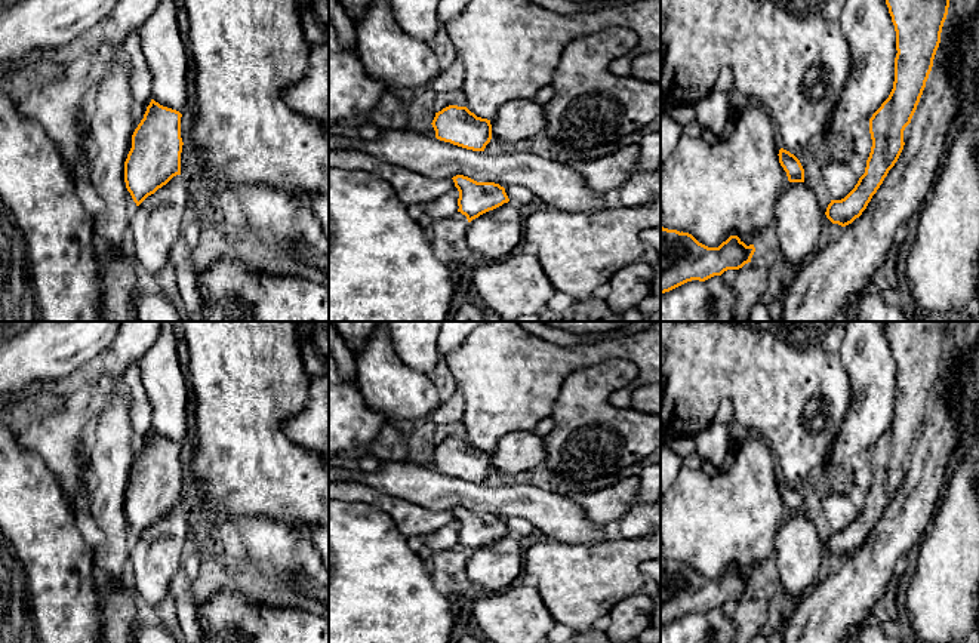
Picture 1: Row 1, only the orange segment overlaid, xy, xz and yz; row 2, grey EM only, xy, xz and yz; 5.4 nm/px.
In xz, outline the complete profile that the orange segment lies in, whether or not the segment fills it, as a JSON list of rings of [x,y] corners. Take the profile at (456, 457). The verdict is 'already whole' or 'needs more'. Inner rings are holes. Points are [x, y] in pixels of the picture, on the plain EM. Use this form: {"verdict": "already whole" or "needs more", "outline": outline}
{"verdict": "already whole", "outline": [[[449,437],[435,444],[432,452],[435,470],[453,477],[484,483],[492,471],[490,452],[477,449],[467,439]]]}

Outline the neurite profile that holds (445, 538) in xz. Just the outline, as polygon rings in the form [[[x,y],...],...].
[[[453,520],[447,526],[443,526],[437,529],[435,532],[431,532],[427,535],[427,545],[432,553],[438,553],[443,550],[452,550],[458,544],[458,530],[459,523],[458,520]]]

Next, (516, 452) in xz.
[[[532,430],[511,431],[498,442],[490,456],[492,470],[499,474],[517,476],[542,467],[547,456],[544,437]]]

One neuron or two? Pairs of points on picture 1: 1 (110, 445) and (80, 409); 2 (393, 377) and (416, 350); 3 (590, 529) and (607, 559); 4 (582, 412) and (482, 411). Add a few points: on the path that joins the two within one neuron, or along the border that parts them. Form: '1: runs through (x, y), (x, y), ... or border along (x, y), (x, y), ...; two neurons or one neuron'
1: border along (110, 387), (110, 400), (95, 420); two neurons
2: border along (390, 337), (396, 354), (425, 375); two neurons
3: border along (616, 535), (594, 542), (562, 541); two neurons
4: border along (565, 380), (548, 417); two neurons

